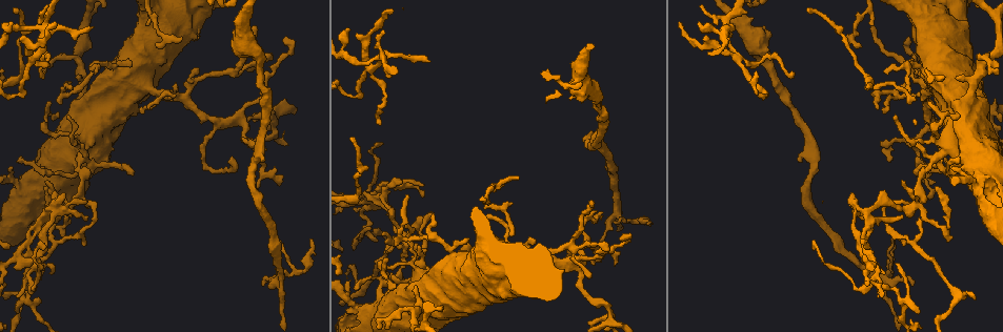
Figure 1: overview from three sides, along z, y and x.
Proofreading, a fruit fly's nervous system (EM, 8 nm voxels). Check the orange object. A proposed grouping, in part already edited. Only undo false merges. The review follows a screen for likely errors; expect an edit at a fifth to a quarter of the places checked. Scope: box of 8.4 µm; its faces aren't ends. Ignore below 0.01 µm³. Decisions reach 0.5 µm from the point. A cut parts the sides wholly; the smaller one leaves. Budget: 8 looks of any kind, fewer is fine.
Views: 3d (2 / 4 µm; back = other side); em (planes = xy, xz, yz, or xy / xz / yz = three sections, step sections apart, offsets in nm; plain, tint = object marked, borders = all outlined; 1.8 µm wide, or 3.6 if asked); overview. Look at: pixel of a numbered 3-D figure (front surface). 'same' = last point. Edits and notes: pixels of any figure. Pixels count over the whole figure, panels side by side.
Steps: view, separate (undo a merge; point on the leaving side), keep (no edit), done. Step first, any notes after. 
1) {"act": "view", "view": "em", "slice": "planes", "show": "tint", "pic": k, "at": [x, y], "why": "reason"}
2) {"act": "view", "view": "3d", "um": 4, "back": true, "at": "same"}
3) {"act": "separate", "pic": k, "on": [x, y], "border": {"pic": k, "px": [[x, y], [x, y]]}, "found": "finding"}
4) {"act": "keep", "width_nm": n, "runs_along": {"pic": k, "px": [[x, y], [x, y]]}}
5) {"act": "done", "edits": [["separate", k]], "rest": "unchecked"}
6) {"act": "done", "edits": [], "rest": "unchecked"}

{"act": "view", "view": "em", "slice": "xz", "step": 16, "show": "tint", "pic": 1, "at": [918, 188]}

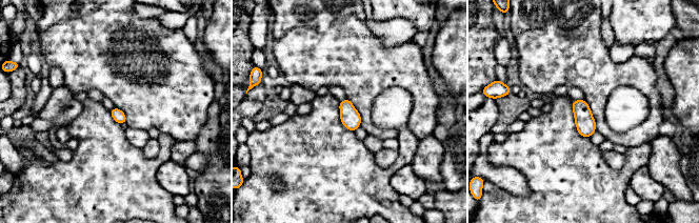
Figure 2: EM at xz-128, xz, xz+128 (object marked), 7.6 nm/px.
{"act": "view", "view": "em", "slice": "planes", "show": "borders", "at": "same"}

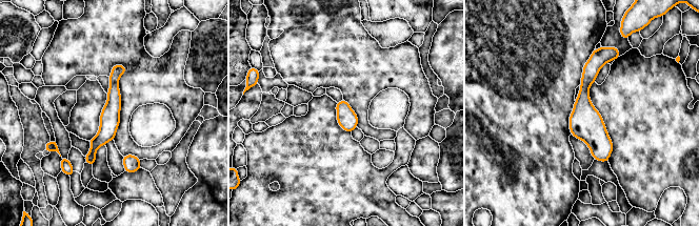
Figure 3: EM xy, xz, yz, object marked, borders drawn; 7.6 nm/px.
{"act": "keep", "width_nm": 150, "runs_along": {"pic": 3, "px": [[598, 53], [584, 118], [603, 159]]}, "found": "one neuron here"}

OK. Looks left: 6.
{"act": "view", "view": "3d", "um": 4, "back": true, "pic": 1, "at": [20, 255], "why": "three-way junction"}

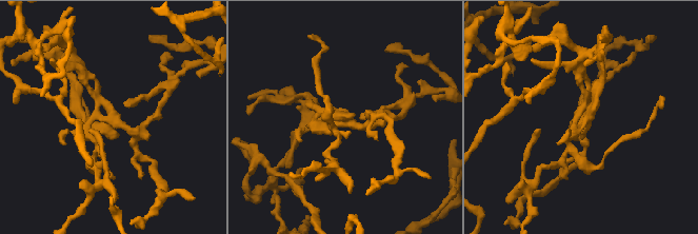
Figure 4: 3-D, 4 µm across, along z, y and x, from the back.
{"act": "view", "view": "em", "slice": "planes", "show": "plain", "pic": 4, "at": [581, 117], "why": "need the tissue"}

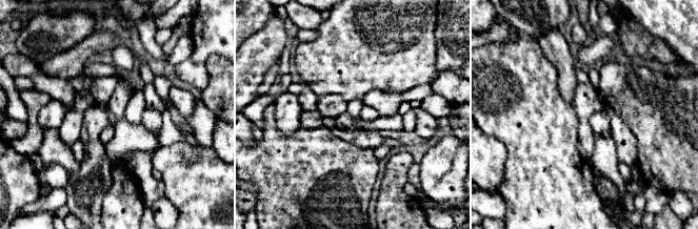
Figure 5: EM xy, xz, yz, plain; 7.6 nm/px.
{"act": "view", "view": "em", "slice": "planes", "show": "tint", "at": "same", "why": "with the object marked"}

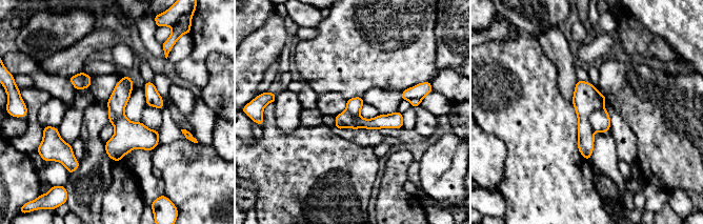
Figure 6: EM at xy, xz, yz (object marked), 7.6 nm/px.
{"act": "separate", "pic": 6, "on": [600, 120], "part_leaving": {"pic": 6, "px": [[338, 118], [350, 122], [400, 124]]}, "found": "two neurons meet here"}

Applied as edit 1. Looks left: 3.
{"act": "view", "view": "em", "um": 3.6, "slice": "xz", "step": 8, "show": "tint", "pic": 1, "at": [419, 299], "why": "calibre changes"}

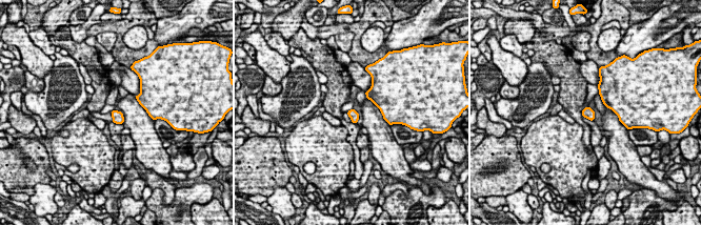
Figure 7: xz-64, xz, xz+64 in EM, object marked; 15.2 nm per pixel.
{"act": "view", "view": "em", "um": 3.6, "slice": "planes", "show": "tint", "at": "same"}

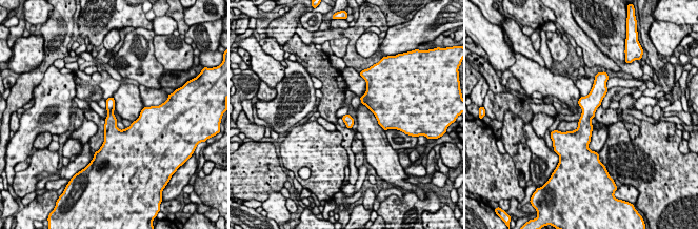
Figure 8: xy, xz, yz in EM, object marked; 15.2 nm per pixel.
{"act": "keep", "runs_along": {"pic": 8, "px": [[596, 89], [584, 120], [581, 146]]}, "found": "one neuron here"}

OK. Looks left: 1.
{"act": "done", "edits": [["separate", 6]], "rest": "unchecked"}

